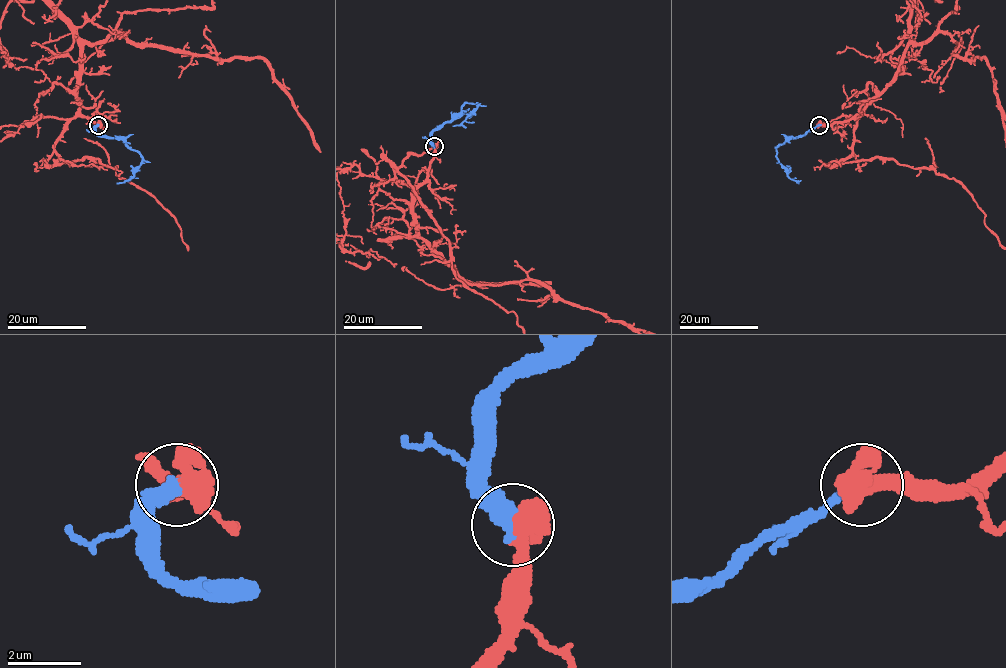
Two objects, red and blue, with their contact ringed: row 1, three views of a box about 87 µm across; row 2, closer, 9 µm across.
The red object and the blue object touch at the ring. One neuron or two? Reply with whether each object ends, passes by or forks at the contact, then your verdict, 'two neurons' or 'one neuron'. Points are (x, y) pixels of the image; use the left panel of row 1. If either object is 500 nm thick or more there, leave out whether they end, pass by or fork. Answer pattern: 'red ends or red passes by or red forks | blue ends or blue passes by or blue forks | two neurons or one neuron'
one neuron

